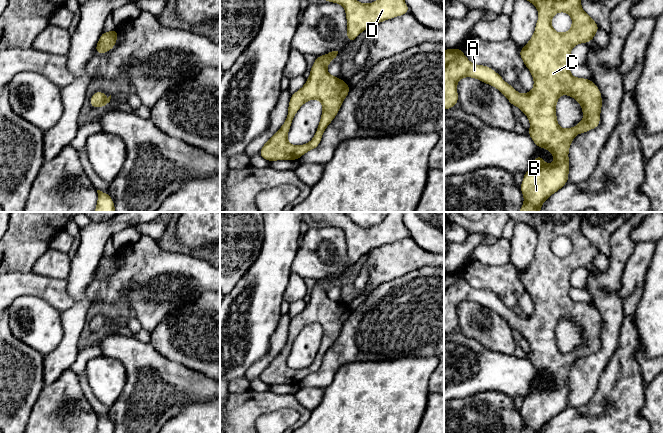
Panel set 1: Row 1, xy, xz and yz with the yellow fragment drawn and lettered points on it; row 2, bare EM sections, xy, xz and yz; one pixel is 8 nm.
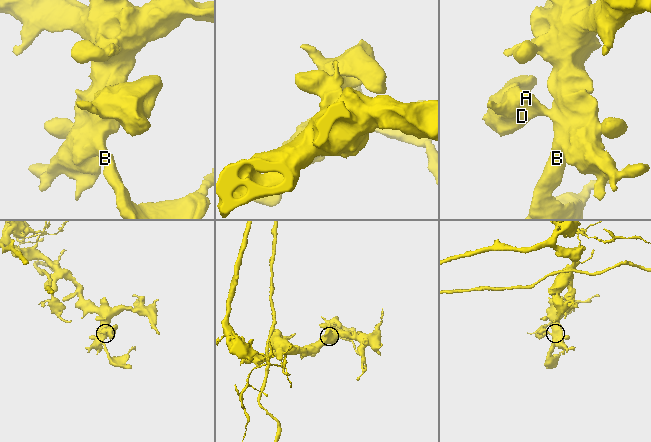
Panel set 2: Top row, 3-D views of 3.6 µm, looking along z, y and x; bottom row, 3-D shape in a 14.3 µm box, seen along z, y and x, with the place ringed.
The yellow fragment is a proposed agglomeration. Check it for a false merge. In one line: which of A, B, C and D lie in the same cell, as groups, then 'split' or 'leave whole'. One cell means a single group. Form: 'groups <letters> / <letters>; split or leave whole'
groups A B C D; leave whole

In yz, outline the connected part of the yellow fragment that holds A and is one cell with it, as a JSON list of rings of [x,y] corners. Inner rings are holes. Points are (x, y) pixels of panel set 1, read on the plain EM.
[[[508,212],[510,219],[523,222],[536,230],[539,242],[536,246],[534,259],[528,267],[519,274],[525,291],[530,294],[534,303],[533,313],[526,317],[518,317],[513,309],[506,307],[503,302],[489,290],[471,287],[460,272],[444,274],[444,334],[458,328],[457,307],[463,301],[476,302],[498,313],[511,327],[519,331],[529,342],[530,353],[527,356],[538,372],[548,373],[554,386],[548,389],[537,378],[530,393],[524,398],[520,414],[524,420],[524,428],[520,433],[541,433],[547,422],[559,415],[568,405],[569,381],[568,376],[574,361],[580,357],[597,352],[600,349],[602,319],[599,311],[586,302],[575,302],[569,295],[572,272],[580,267],[593,265],[599,254],[597,247],[583,235],[581,220],[584,212]],[[558,236],[566,236],[572,242],[572,251],[568,256],[558,257],[551,249],[552,241]],[[561,318],[573,321],[582,331],[583,344],[576,350],[560,352],[556,340],[556,328]]]

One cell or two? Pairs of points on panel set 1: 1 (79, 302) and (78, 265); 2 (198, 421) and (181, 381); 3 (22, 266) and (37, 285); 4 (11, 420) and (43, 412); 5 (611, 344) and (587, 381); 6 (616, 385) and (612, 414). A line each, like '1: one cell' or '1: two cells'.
1: one cell
2: two cells
3: two cells
4: two cells
5: one cell
6: one cell

